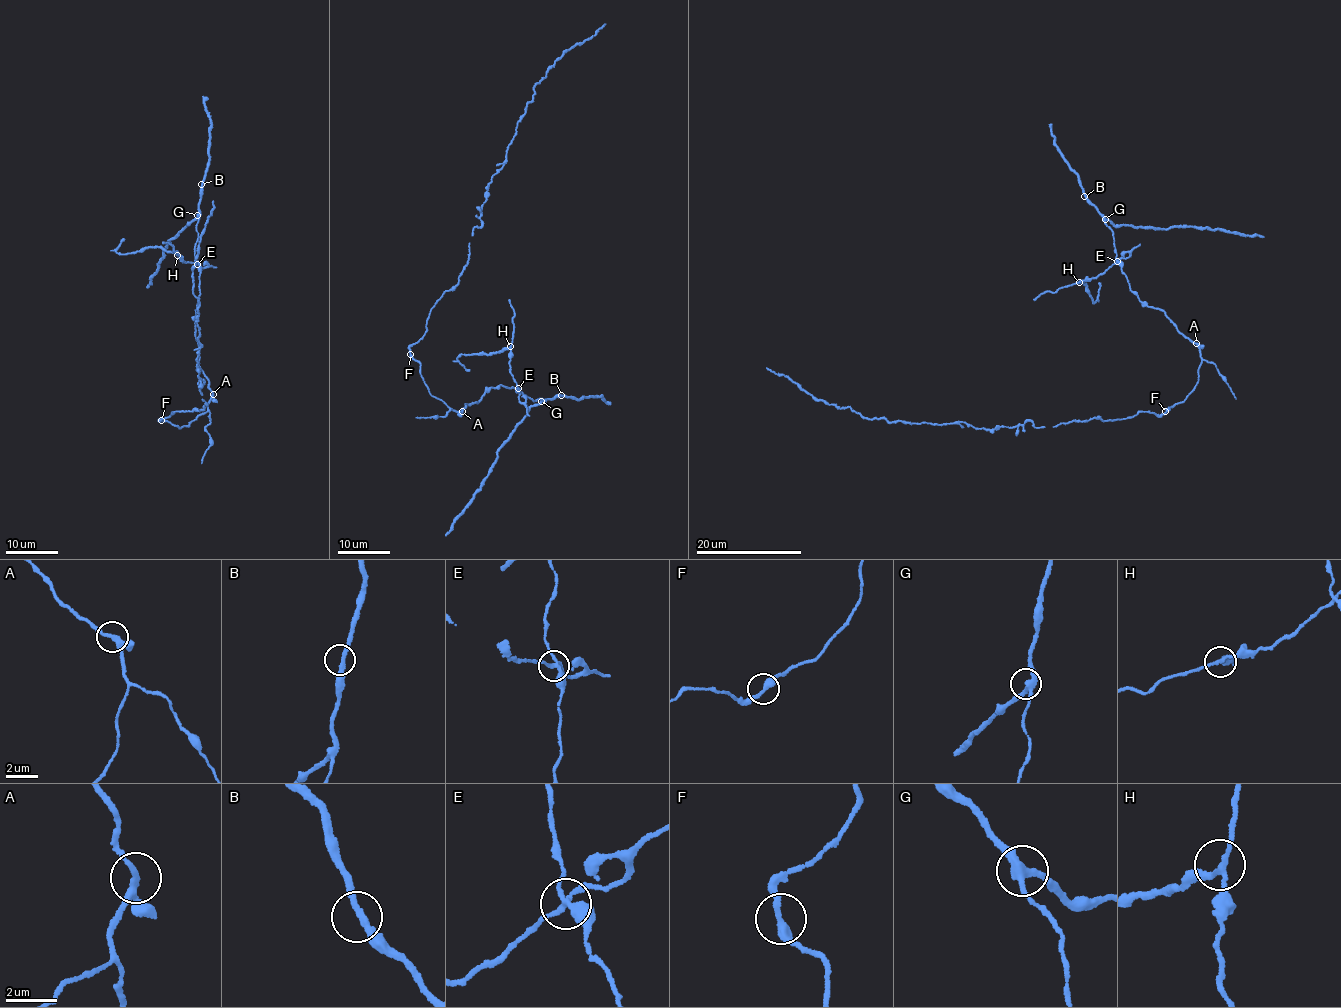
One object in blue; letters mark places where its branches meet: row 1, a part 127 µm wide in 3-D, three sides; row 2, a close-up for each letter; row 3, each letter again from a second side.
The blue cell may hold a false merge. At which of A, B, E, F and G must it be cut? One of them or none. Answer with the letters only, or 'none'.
E

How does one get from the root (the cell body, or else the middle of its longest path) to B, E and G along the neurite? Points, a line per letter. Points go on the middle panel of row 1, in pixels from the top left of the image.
B: (410, 353), (430, 394), (457, 413), (502, 385), (533, 401), (561, 395)
E: (410, 353), (420, 363), (430, 394), (457, 413), (465, 405), (477, 403), (491, 387), (518, 388)
G: (410, 353), (420, 363), (430, 394), (457, 413), (477, 403), (486, 390), (502, 385), (541, 401)

